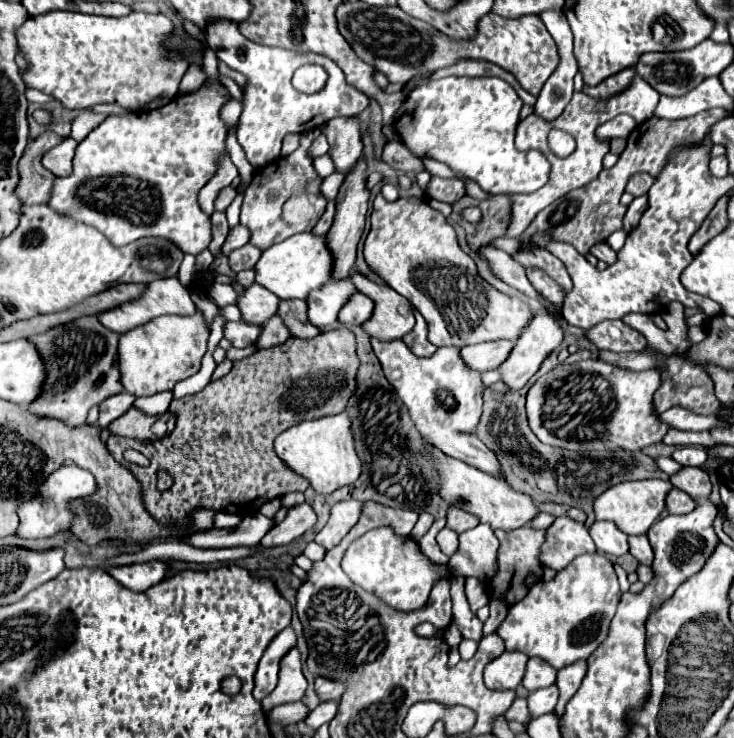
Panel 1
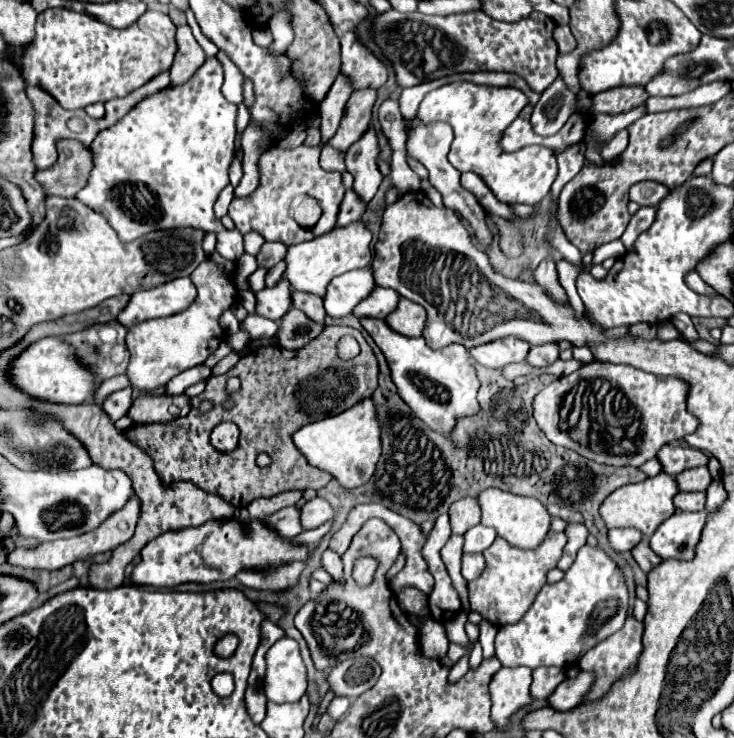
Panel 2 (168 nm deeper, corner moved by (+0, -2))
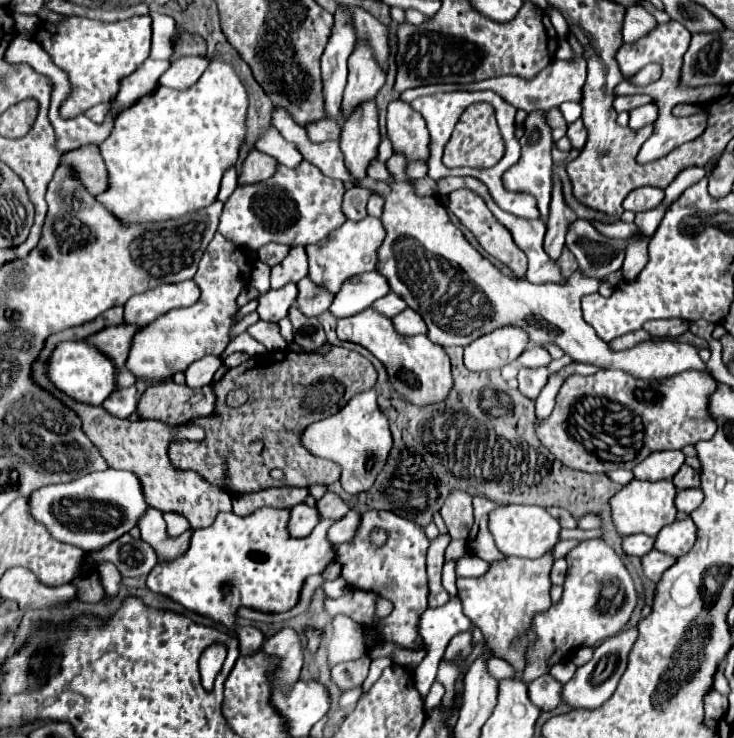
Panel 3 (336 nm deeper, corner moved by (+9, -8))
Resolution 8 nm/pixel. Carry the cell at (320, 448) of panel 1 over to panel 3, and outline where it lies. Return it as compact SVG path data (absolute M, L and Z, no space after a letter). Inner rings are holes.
M375 389L355 395L355 399L347 403L347 407L343 407L341 411L323 421L311 423L301 433L301 445L307 447L311 455L333 461L335 465L341 467L341 479L339 479L341 487L351 495L363 493L371 487L371 483L383 469L383 463L387 461L391 443L393 439L387 427L387 419L377 407Z

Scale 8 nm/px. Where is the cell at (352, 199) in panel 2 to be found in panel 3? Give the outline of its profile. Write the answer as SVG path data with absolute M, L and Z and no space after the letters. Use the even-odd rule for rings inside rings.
M351 187L349 191L345 191L343 195L343 213L349 221L359 221L367 217L365 205L369 201L369 197L373 195L371 189L363 189L363 187Z

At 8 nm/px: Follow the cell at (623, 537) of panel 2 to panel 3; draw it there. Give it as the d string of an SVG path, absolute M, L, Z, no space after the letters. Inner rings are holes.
M627 535L623 537L623 551L625 555L643 557L647 551L653 549L653 541L649 535Z

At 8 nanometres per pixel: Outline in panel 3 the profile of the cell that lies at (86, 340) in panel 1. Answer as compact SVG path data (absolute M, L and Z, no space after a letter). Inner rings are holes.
M121 323L121 325L115 325L115 327L105 327L103 331L89 335L85 341L91 347L99 349L105 357L109 357L115 363L115 367L123 369L135 331L137 331L135 325Z

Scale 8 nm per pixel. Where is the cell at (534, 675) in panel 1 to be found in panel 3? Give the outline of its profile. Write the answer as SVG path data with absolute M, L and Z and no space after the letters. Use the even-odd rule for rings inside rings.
M543 675L529 683L529 699L541 711L551 711L561 703L561 683L551 675Z

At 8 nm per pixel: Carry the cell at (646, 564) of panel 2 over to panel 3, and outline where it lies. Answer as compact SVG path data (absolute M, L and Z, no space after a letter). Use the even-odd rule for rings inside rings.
M649 551L647 555L641 557L641 567L643 567L643 575L651 581L659 581L661 573L671 567L675 563L675 557L669 557L669 555L663 555L659 551Z

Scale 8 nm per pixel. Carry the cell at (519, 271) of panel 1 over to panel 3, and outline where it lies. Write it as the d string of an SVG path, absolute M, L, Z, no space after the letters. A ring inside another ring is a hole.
M393 101L387 111L387 135L393 143L393 151L407 161L429 161L431 135L425 127L425 119L411 109L409 103Z

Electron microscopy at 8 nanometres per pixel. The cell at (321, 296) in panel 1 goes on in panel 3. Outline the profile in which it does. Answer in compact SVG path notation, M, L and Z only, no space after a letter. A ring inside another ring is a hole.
M377 271L355 275L341 285L339 293L335 295L329 307L329 313L335 315L337 319L357 315L365 311L375 299L387 293L389 293L387 279L383 279L383 275L379 275Z

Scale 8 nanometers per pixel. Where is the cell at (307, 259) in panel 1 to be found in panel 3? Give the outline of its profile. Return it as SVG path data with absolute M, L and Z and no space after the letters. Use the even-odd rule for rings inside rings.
M365 217L363 221L345 221L337 231L333 231L333 235L321 243L321 245L311 245L305 247L307 259L309 259L309 273L307 277L319 285L325 287L327 291L335 293L339 291L341 283L347 281L353 275L361 275L367 271L375 271L375 263L377 263L377 247L383 241L383 225L379 219L375 217Z

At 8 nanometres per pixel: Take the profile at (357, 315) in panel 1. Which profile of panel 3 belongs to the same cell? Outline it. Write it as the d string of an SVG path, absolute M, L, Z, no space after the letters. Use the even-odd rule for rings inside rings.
M389 291L385 297L377 299L377 301L371 305L371 309L383 313L385 317L395 317L395 315L401 313L405 307L407 307L407 303L403 303L403 299L399 299L399 295L395 295L395 293L391 293L391 291Z

